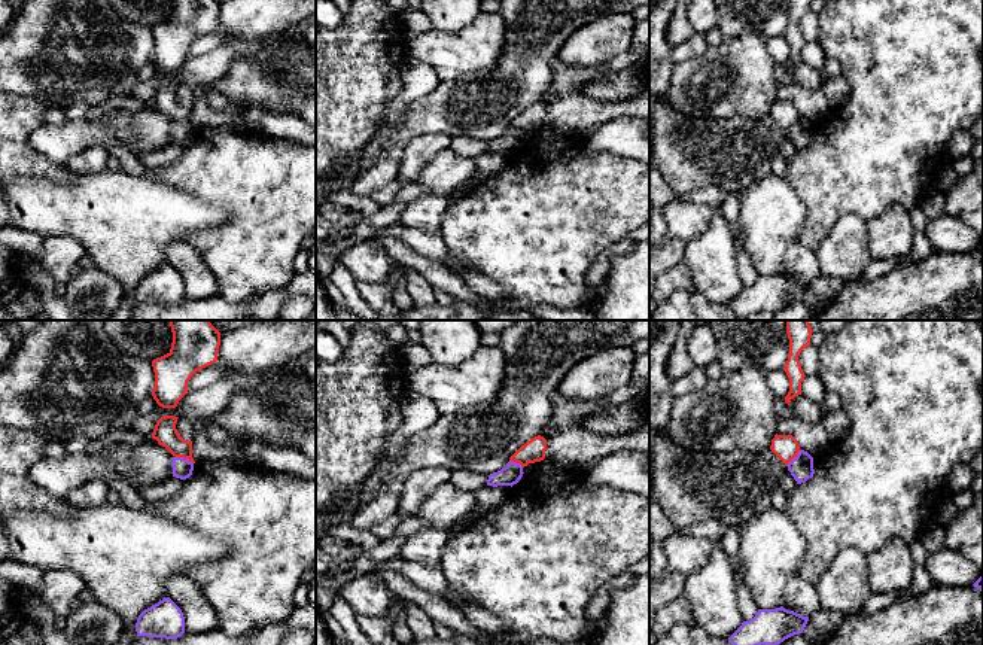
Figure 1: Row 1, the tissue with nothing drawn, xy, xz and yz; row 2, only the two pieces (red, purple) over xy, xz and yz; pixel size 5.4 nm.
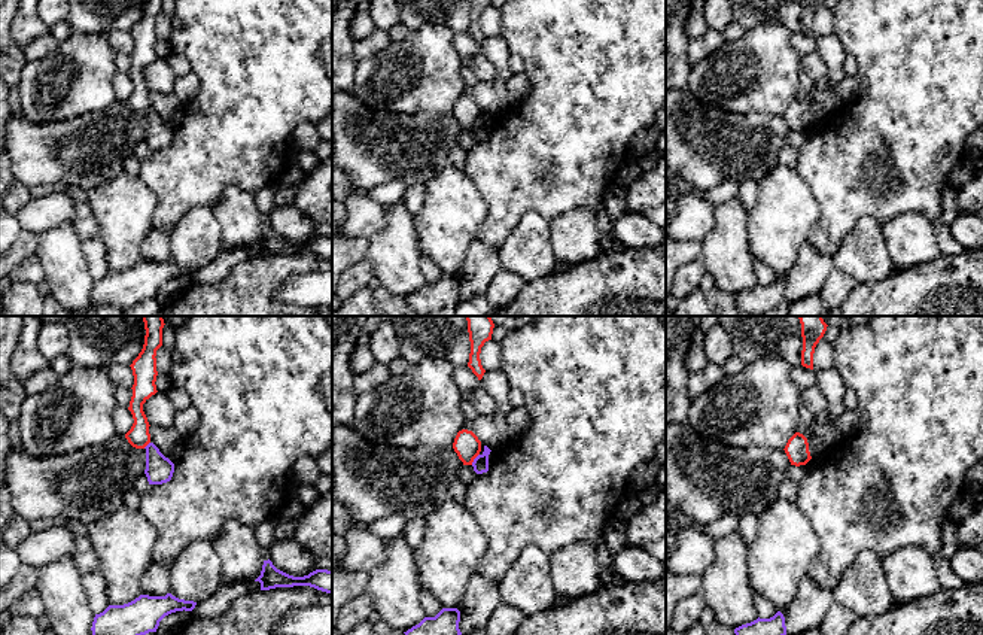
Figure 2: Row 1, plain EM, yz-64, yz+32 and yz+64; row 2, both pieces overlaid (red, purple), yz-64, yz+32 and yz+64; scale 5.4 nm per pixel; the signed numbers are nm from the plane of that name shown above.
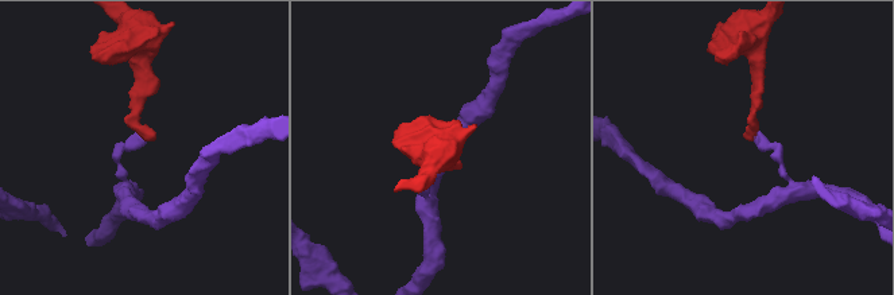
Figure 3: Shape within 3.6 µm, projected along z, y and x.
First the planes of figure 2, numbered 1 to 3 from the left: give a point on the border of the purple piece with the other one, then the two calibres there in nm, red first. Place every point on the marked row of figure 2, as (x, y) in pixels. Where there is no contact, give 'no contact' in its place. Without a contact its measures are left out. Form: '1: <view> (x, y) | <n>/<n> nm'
1: yz-64 (146, 444) | 120/150 nm
2: yz+32 (474, 458) | 140/90 nm
3: no contact

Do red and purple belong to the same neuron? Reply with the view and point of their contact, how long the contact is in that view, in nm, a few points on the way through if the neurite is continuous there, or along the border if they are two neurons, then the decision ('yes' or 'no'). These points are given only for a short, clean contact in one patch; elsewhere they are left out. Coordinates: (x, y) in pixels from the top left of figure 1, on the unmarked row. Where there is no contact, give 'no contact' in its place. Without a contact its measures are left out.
contact xy (183, 124); length 110 nm; border xy (175, 122), (182, 122), (192, 130); no

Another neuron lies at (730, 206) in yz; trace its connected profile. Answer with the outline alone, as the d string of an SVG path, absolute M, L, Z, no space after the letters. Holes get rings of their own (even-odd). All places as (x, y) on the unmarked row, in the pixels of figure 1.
M727 192L725 200L719 206L719 212L728 222L731 228L731 234L734 238L734 247L737 253L737 268L739 276L745 287L749 287L755 283L758 279L757 270L749 258L749 255L745 252L740 234L739 234L739 209L740 209L740 192Z

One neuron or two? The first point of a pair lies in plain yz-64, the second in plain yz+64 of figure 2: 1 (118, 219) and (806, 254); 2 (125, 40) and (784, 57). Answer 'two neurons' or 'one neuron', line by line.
1: two neurons
2: two neurons

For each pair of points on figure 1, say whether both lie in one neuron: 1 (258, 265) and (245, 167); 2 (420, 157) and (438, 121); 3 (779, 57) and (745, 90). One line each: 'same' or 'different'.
1: same
2: different
3: different

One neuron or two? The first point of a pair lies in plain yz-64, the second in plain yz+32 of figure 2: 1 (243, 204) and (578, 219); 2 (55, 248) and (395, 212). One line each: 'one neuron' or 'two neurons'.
1: one neuron
2: one neuron

